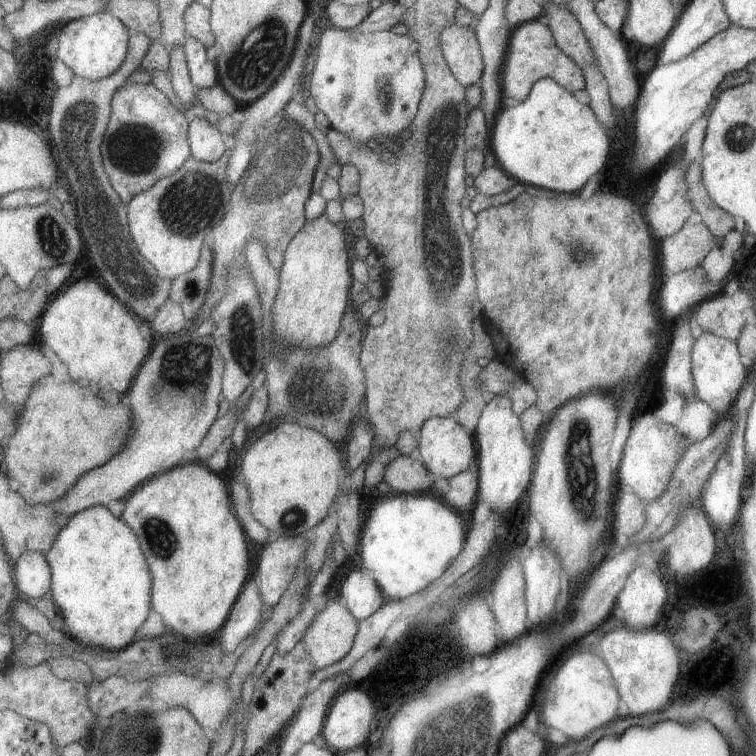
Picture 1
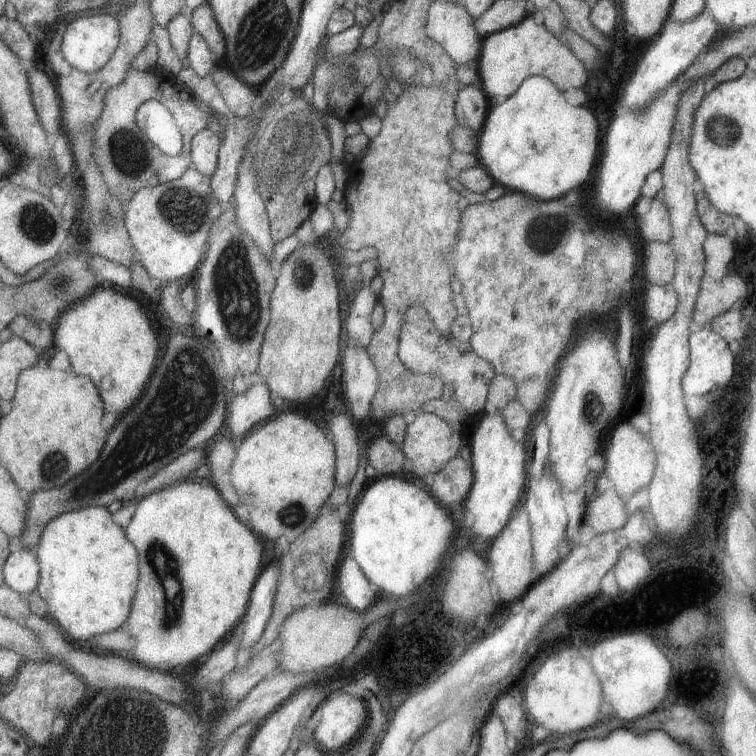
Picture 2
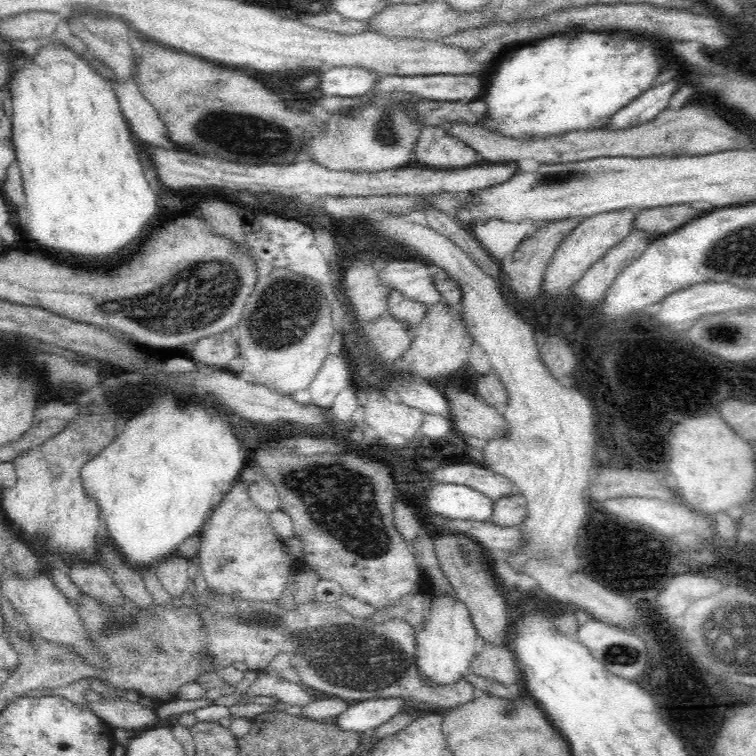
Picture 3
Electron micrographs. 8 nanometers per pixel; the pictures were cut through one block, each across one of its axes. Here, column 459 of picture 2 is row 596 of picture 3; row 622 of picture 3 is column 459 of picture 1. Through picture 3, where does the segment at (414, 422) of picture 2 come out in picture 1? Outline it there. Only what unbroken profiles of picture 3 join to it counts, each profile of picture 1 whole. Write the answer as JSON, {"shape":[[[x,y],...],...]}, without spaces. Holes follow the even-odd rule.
{"shape":[[[451,416],[447,418],[429,418],[425,420],[425,424],[421,426],[421,430],[417,432],[417,458],[425,464],[425,468],[435,476],[435,478],[453,478],[465,470],[473,470],[475,468],[475,460],[477,460],[477,452],[473,448],[473,440],[471,436],[467,436],[467,432],[461,428],[461,424],[457,420],[453,420]]]}

